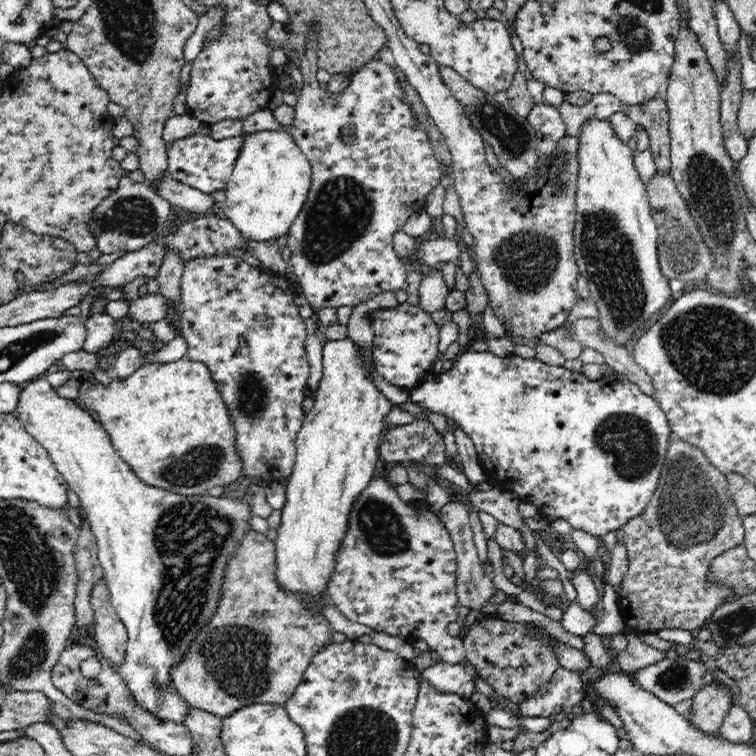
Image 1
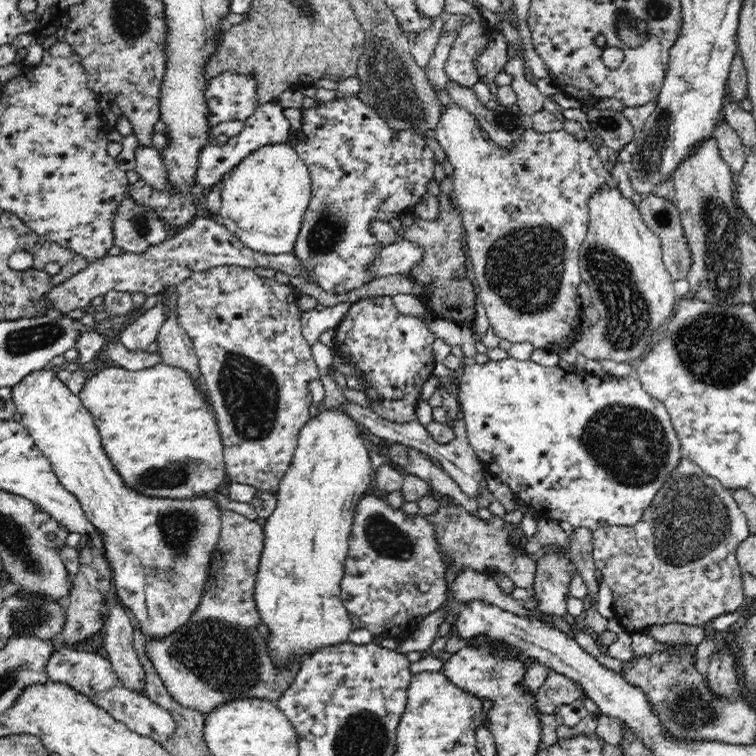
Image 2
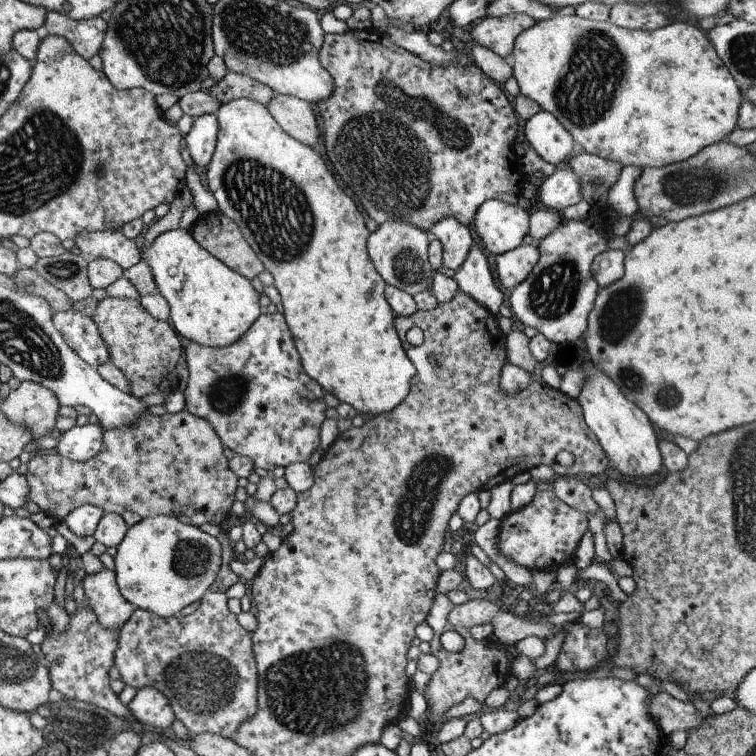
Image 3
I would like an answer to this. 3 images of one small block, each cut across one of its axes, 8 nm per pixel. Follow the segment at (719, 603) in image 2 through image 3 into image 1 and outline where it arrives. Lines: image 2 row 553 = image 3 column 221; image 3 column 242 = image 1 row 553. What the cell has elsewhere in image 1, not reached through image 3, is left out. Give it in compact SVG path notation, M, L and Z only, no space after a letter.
M671 434L666 463L653 498L642 514L630 519L617 530L616 536L617 540L625 544L630 557L630 570L622 579L617 606L625 626L634 632L658 633L664 628L694 630L703 626L718 606L731 599L728 587L712 585L706 581L706 575L715 557L743 544L744 527L728 493L726 475L720 473L708 461L704 451L694 447L694 444Z

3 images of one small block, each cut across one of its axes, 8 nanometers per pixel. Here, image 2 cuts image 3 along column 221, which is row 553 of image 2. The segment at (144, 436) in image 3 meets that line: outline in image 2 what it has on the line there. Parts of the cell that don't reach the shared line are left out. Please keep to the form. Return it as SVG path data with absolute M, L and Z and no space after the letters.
M441 504L437 515L426 516L426 519L436 527L438 545L440 545L442 551L445 552L445 560L452 560L456 564L457 574L460 574L464 568L474 568L479 572L485 572L491 575L497 572L503 572L515 582L515 586L527 590L531 590L532 586L534 586L536 575L538 575L537 564L528 558L524 549L511 544L509 541L509 532L505 529L505 524L507 522L504 522L500 517L495 516L491 520L491 523L486 523L485 521L482 521L482 519L468 514L459 505L454 504L450 507L448 504Z

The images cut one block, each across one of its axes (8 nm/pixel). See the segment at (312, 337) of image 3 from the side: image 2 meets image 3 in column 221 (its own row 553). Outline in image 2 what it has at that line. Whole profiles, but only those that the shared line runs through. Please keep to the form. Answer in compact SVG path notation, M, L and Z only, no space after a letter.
M51 371L28 374L13 386L12 398L20 423L97 528L116 596L132 614L135 630L147 640L164 640L188 624L202 602L222 530L223 509L215 498L147 496L128 486L102 445L92 413Z

